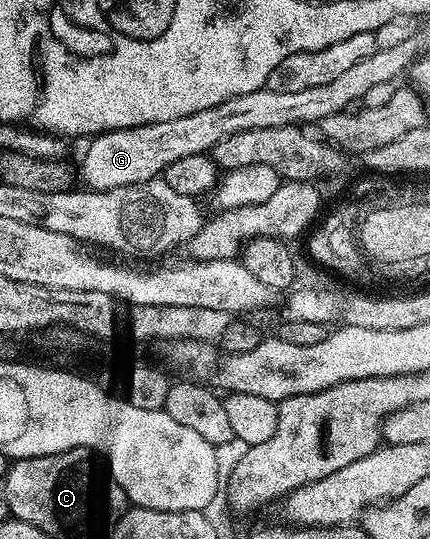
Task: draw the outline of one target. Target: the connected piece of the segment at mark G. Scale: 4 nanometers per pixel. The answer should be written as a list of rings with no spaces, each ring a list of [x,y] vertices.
[[[393,45],[391,49],[382,49],[381,51],[375,51],[370,53],[370,57],[365,57],[362,61],[357,61],[357,63],[351,69],[345,69],[345,71],[340,74],[339,77],[334,77],[334,81],[329,81],[326,85],[318,85],[315,89],[302,89],[299,93],[278,93],[277,91],[272,91],[267,85],[260,87],[254,93],[242,93],[238,97],[234,97],[230,101],[222,101],[218,105],[214,105],[210,109],[202,109],[202,113],[190,113],[187,117],[174,117],[174,121],[158,121],[157,123],[151,123],[150,125],[142,125],[141,127],[127,127],[121,131],[105,131],[100,135],[93,136],[89,140],[89,147],[84,155],[82,161],[82,173],[80,169],[80,179],[83,179],[83,186],[87,190],[91,191],[106,191],[112,189],[118,189],[119,186],[130,186],[138,185],[142,182],[150,182],[152,179],[163,176],[164,170],[168,165],[174,161],[178,161],[179,158],[192,157],[195,154],[207,155],[213,148],[218,145],[220,141],[226,140],[228,137],[232,137],[236,133],[243,133],[250,129],[270,129],[271,126],[294,126],[294,125],[308,125],[306,123],[312,123],[312,125],[318,125],[321,120],[326,117],[334,117],[334,113],[342,113],[343,111],[349,110],[353,105],[359,104],[360,98],[363,95],[368,95],[372,91],[372,87],[380,87],[383,83],[388,83],[391,79],[401,78],[405,74],[404,70],[400,67],[400,53],[402,53],[402,47],[398,45]]]

